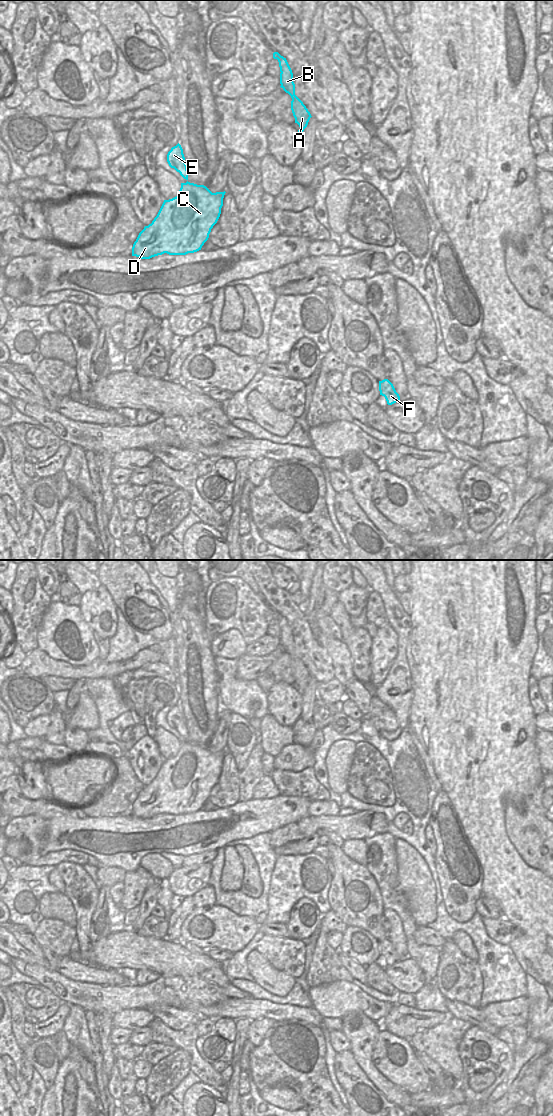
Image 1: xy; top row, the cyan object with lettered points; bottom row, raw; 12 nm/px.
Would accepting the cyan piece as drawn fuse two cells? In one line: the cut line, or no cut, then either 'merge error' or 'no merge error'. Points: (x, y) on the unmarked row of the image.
no cut; no merge error

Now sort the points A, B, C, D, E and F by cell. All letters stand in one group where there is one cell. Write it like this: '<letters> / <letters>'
A B C D E F

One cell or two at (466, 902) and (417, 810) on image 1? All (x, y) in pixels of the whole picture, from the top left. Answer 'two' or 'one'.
two

